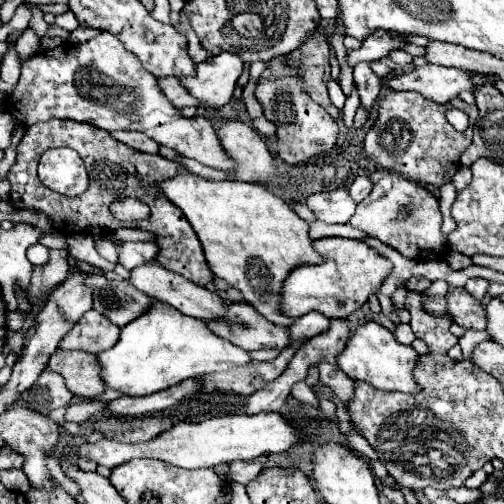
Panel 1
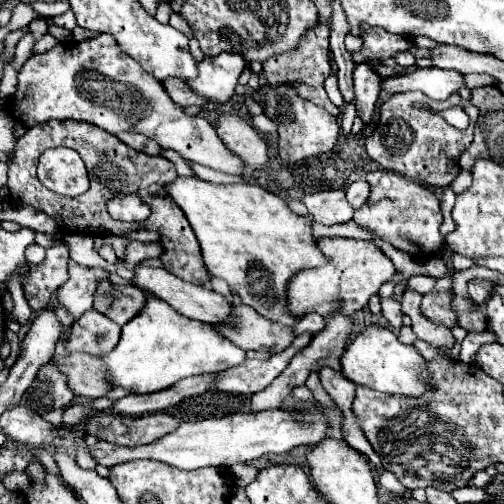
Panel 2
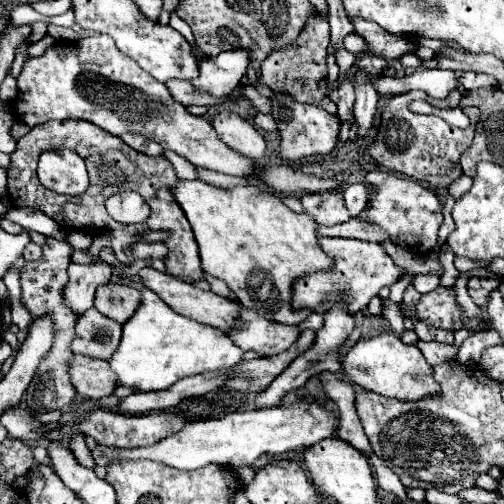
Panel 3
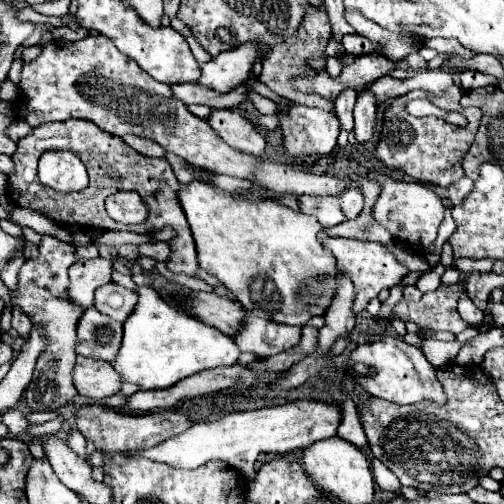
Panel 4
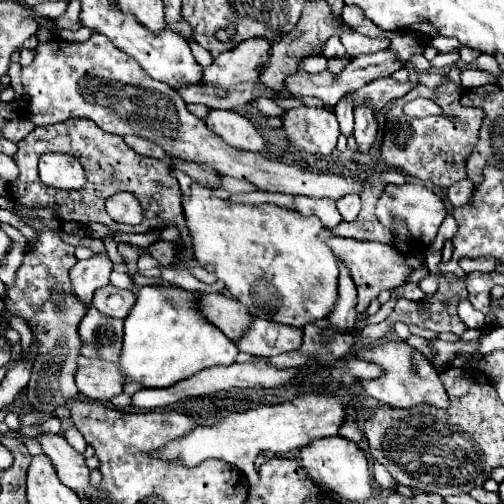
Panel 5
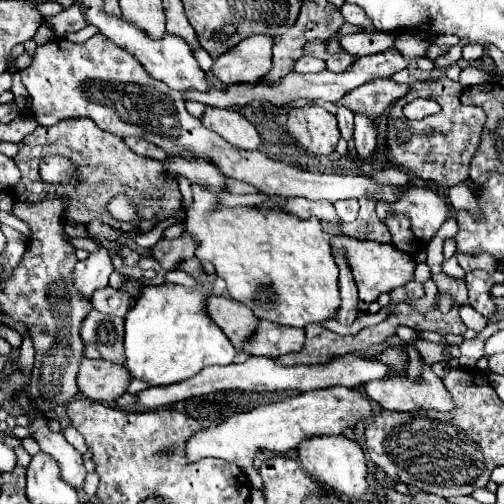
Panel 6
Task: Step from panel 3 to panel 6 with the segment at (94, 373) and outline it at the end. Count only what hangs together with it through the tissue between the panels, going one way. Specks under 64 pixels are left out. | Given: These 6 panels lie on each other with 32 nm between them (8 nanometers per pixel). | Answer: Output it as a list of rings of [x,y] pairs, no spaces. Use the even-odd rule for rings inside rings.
[[[82,360],[78,372],[78,388],[80,392],[96,402],[114,402],[120,398],[132,380],[132,374],[120,366],[106,360]]]

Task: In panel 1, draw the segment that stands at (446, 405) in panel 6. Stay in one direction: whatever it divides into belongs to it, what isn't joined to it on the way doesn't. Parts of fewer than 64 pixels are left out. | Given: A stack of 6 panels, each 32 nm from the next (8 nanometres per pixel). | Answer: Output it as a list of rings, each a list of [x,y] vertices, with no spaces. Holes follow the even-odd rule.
[[[364,322],[362,326],[358,326],[354,336],[350,336],[344,352],[338,356],[338,366],[348,378],[368,382],[376,390],[418,394],[422,388],[418,386],[418,382],[414,380],[414,374],[412,374],[418,360],[420,360],[420,356],[416,354],[416,350],[412,346],[404,346],[404,344],[396,342],[394,334],[388,328],[384,328],[376,322]]]

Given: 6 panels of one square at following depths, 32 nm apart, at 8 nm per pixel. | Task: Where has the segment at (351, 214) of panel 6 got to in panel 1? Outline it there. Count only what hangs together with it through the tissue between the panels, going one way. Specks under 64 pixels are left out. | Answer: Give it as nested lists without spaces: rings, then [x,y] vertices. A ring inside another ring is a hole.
[[[360,176],[360,178],[356,178],[356,180],[350,184],[348,194],[352,196],[352,200],[354,200],[356,204],[360,204],[360,202],[370,194],[370,190],[372,190],[372,182],[370,182],[366,176]]]

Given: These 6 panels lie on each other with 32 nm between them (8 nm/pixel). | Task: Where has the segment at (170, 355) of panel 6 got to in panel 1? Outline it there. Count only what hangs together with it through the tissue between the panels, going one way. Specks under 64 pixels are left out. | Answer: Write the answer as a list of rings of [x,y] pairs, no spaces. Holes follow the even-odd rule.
[[[152,300],[148,312],[128,322],[122,328],[116,346],[102,352],[98,360],[102,364],[102,380],[108,388],[122,390],[130,396],[144,396],[170,388],[192,376],[244,366],[250,362],[250,356],[242,348],[236,348],[234,344],[228,344],[228,340],[212,334],[202,320],[182,316],[170,304]]]

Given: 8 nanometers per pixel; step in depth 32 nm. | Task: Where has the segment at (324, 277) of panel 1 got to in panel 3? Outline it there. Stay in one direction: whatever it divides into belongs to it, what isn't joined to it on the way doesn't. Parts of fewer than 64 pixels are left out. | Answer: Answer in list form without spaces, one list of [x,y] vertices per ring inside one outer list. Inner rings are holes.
[[[320,238],[320,246],[330,258],[334,258],[334,268],[308,274],[296,282],[296,288],[294,288],[296,308],[306,306],[324,314],[326,308],[330,308],[332,300],[338,296],[340,288],[350,288],[348,302],[350,302],[350,310],[356,314],[368,306],[370,298],[378,296],[380,288],[392,286],[404,274],[404,270],[396,266],[394,260],[386,254],[382,244],[372,244],[364,240],[348,240],[348,238]]]

